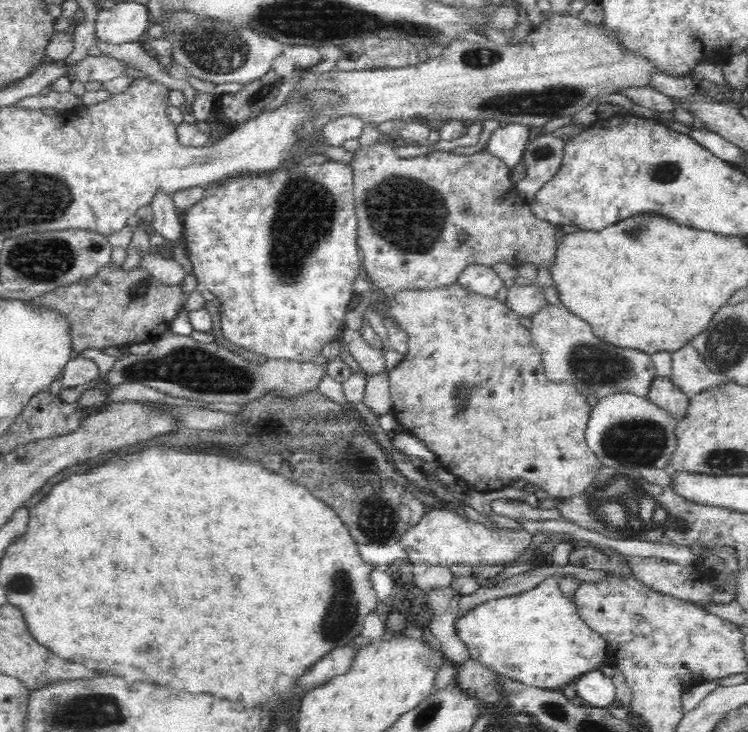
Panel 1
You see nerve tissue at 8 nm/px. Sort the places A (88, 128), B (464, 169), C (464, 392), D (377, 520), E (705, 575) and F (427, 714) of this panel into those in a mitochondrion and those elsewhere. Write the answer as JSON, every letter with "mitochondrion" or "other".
{"A":"other","B":"other","C":"mitochondrion","D":"mitochondrion","E":"other","F":"mitochondrion"}

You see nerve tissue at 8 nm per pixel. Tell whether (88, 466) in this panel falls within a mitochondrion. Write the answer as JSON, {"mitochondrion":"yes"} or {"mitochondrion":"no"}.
{"mitochondrion":"no"}

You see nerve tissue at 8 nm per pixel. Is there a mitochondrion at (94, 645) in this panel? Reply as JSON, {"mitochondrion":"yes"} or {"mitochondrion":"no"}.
{"mitochondrion":"no"}

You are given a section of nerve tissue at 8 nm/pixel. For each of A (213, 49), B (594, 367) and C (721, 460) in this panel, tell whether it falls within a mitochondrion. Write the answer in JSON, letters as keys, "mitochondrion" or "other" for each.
{"A":"mitochondrion","B":"mitochondrion","C":"mitochondrion"}

